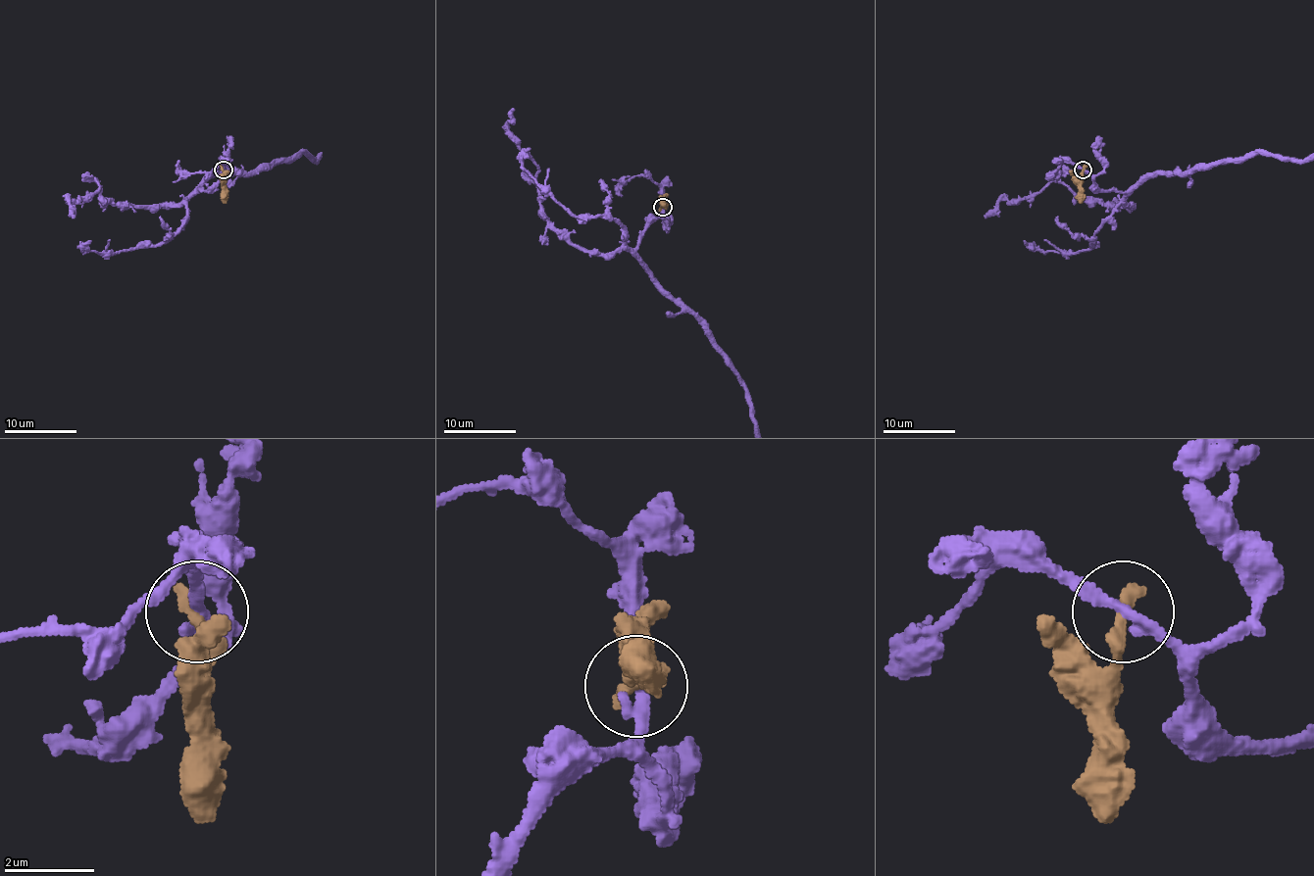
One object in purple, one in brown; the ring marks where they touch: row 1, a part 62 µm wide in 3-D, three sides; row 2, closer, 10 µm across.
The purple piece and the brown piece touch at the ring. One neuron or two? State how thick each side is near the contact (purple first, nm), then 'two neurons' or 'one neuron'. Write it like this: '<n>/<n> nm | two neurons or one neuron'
280/380 nm | two neurons

